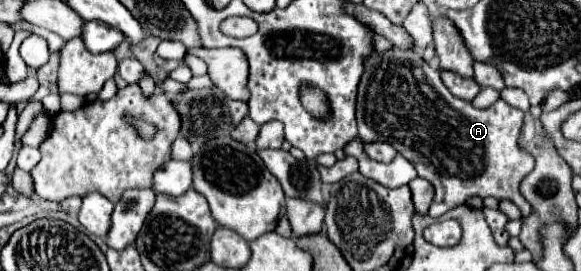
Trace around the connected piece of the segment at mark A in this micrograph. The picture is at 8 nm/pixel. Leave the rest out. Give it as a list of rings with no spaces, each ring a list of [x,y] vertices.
[[[390,49],[386,53],[372,53],[372,57],[366,61],[366,71],[358,87],[356,119],[358,135],[364,143],[388,141],[402,157],[406,157],[416,167],[420,177],[428,179],[436,187],[436,195],[428,211],[432,217],[440,217],[442,213],[464,205],[464,201],[470,197],[496,197],[498,201],[506,197],[522,211],[524,217],[530,213],[528,201],[518,191],[520,181],[534,169],[532,155],[522,153],[518,147],[518,133],[524,121],[524,113],[510,107],[502,99],[498,99],[488,109],[476,109],[468,101],[454,97],[442,83],[440,71],[432,69],[416,51]]]

